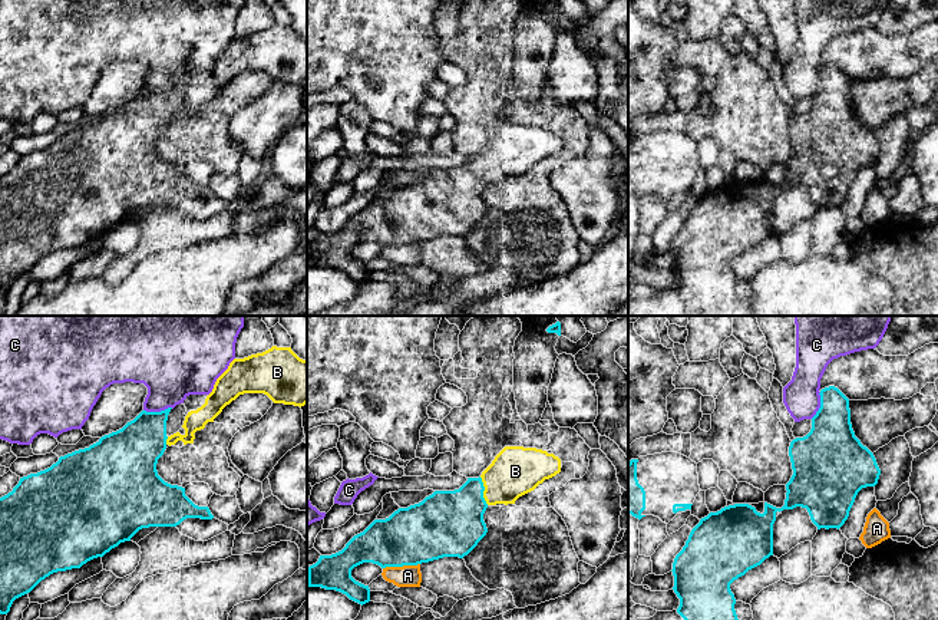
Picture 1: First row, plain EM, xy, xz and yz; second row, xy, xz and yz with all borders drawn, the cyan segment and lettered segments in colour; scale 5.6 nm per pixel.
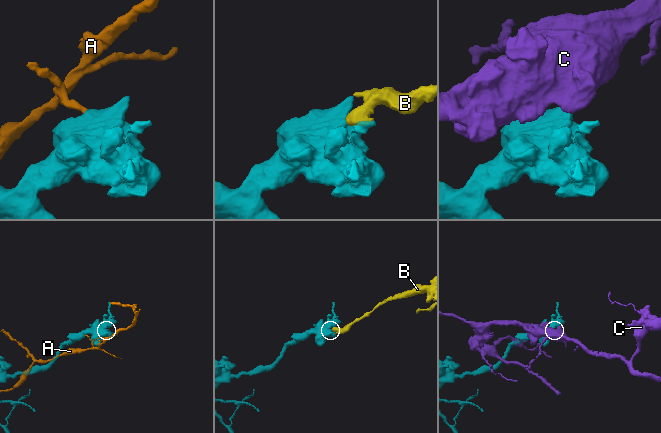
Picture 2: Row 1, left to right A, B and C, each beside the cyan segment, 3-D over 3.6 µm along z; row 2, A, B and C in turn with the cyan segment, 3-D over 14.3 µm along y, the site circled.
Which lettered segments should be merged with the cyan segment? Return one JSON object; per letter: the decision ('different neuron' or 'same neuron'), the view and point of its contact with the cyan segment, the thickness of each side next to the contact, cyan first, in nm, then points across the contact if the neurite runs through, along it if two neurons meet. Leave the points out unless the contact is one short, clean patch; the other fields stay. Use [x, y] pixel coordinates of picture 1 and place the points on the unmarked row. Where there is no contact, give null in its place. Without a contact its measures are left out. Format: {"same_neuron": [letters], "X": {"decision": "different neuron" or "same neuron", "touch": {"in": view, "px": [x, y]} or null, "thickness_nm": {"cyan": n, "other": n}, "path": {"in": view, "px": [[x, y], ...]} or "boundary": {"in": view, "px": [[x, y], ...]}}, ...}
{"same_neuron": ["B"], "A": {"decision": "different neuron", "touch": {"in": "xz", "px": [400, 244]}, "thickness_nm": {"cyan": 320, "other": 130}}, "B": {"decision": "same neuron", "touch": {"in": "xz", "px": [484, 168]}, "thickness_nm": {"cyan": 360, "other": 280}}, "C": {"decision": "different neuron", "touch": {"in": "xy", "px": [158, 91]}, "thickness_nm": {"cyan": 280, "other": 340}, "boundary": {"in": "xy", "px": [[172, 86], [144, 89]]}}}

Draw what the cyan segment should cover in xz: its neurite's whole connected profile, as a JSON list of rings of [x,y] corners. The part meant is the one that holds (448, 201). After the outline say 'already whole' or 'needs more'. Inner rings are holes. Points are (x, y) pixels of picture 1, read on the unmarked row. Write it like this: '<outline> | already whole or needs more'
[[[505,125],[479,156],[468,156],[455,169],[435,169],[422,181],[399,187],[386,198],[374,198],[341,230],[320,234],[318,240],[308,245],[308,266],[340,270],[363,284],[370,280],[370,267],[351,255],[354,245],[373,241],[386,247],[417,244],[443,235],[463,237],[488,211],[483,192],[489,184],[515,182],[519,175],[559,151],[561,138],[554,132],[536,126]]] | needs more

